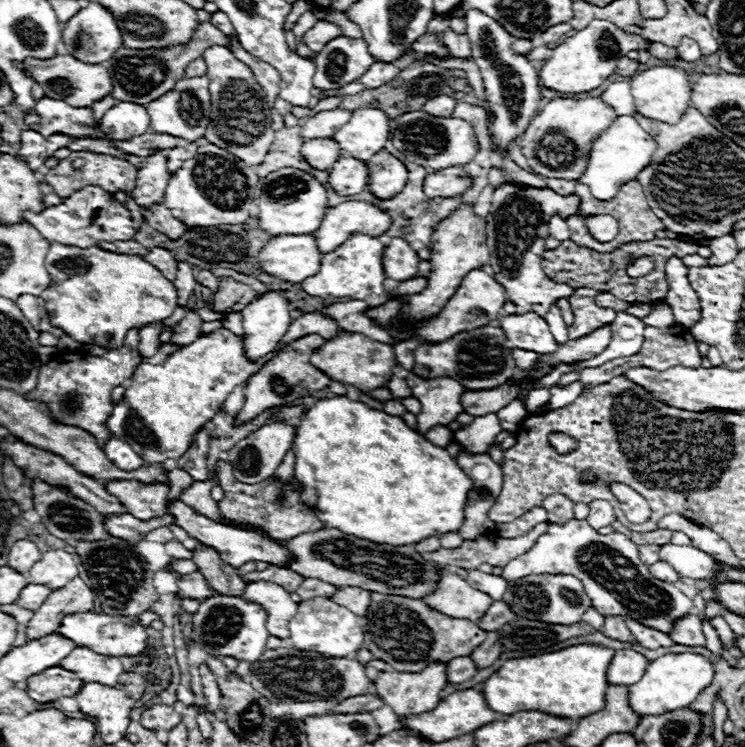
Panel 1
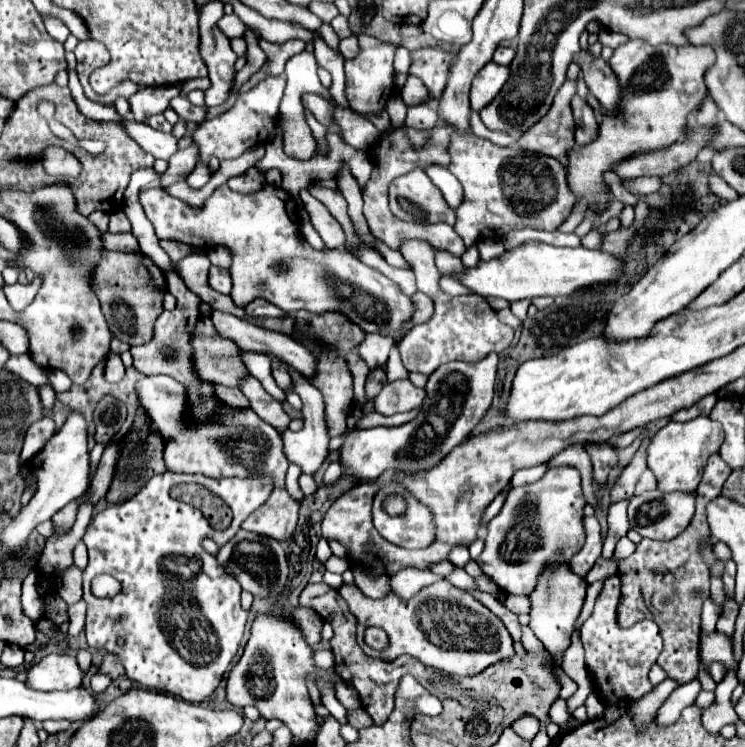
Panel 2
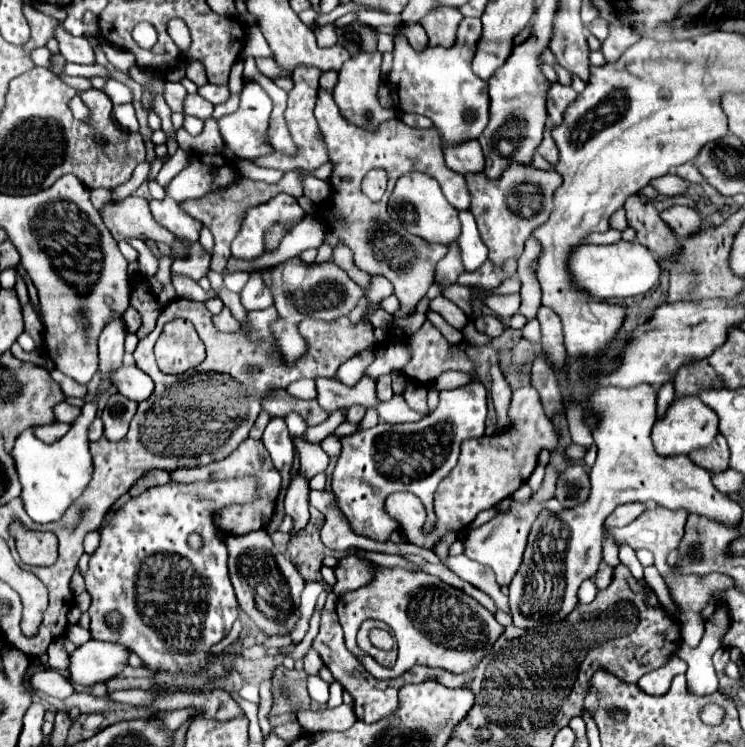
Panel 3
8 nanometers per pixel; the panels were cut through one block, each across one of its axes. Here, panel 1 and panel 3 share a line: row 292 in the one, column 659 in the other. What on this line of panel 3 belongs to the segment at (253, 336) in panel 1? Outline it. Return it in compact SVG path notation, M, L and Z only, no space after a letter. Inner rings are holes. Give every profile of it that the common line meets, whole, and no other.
M620 240L610 246L578 246L570 256L570 272L582 290L604 300L644 294L660 280L660 264L656 256L644 244L626 240Z

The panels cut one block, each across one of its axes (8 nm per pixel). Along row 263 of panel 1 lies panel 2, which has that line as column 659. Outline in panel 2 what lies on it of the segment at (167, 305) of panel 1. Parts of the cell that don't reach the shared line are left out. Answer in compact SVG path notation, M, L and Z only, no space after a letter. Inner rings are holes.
M628 40L626 44L620 44L614 50L614 56L608 62L612 70L618 74L620 84L622 84L622 102L620 110L616 116L608 114L600 122L600 134L598 138L582 148L574 148L568 152L568 184L572 192L576 194L576 200L582 196L588 200L588 206L596 212L602 212L610 200L610 192L606 192L606 186L602 182L602 172L612 170L612 164L618 160L624 160L628 156L634 156L638 152L650 152L650 150L660 150L670 146L672 142L680 140L686 130L688 130L688 120L686 116L692 110L698 110L702 98L706 96L706 86L704 86L704 72L714 64L714 50L710 46L670 46L670 44L660 44L660 46L650 46L644 40Z

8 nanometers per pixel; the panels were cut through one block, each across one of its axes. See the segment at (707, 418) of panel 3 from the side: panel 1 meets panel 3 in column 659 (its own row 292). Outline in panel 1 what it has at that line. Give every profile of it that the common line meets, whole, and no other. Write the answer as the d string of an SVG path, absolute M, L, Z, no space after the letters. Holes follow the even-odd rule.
M462 206L460 210L456 210L456 214L448 216L440 224L440 228L434 232L430 262L432 262L432 274L428 276L430 282L428 282L426 290L420 294L412 294L408 298L408 306L402 308L402 314L412 320L422 320L432 314L438 314L442 310L442 306L446 304L446 300L454 294L454 290L460 284L460 278L464 278L464 274L468 274L474 268L488 266L488 262L490 262L488 248L484 244L484 236L478 234L478 220L470 206Z

